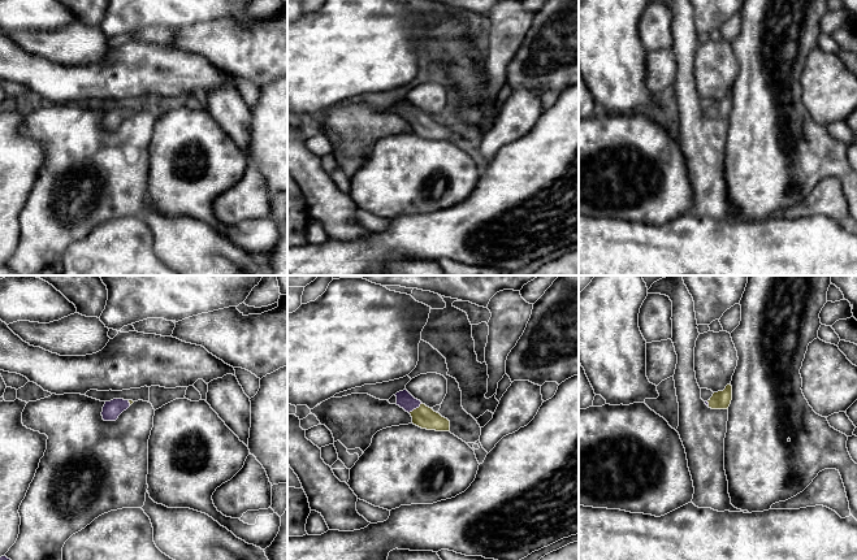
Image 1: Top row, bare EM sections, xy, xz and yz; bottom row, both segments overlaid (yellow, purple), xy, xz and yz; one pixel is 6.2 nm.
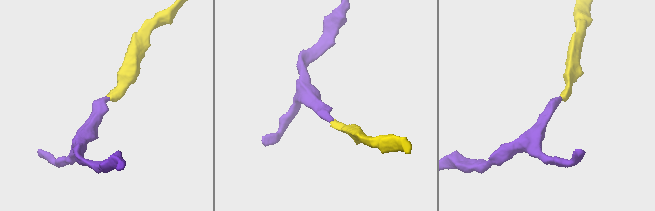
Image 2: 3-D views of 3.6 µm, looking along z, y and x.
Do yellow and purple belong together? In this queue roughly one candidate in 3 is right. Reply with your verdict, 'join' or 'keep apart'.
join

